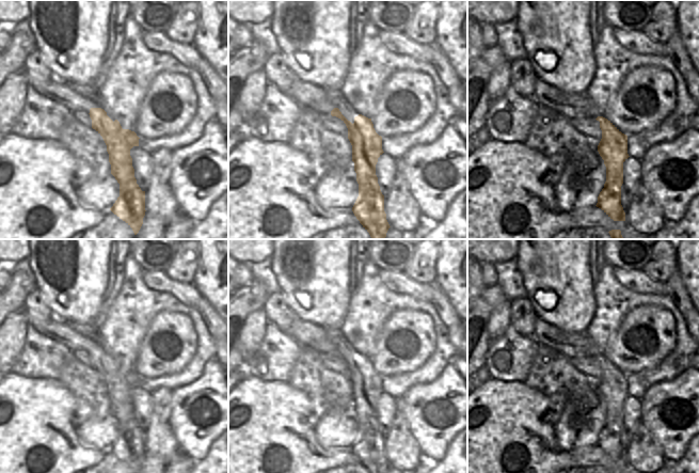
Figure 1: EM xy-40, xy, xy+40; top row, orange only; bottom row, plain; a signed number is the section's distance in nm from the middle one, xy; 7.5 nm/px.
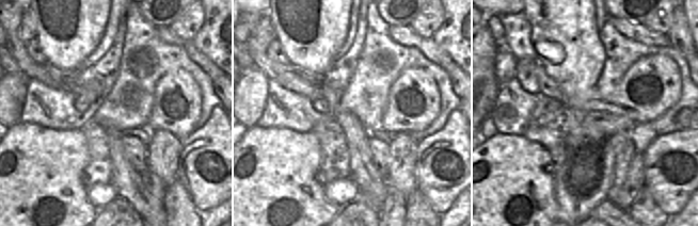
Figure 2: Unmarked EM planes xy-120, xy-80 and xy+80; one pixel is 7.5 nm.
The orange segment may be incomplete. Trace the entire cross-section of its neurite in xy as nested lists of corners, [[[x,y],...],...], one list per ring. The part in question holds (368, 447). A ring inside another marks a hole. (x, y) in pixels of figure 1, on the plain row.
[[[334,347],[331,354],[346,363],[352,384],[352,400],[359,423],[359,436],[352,451],[369,473],[386,473],[391,466],[384,451],[384,435],[376,414],[378,397],[384,392],[382,376],[376,372],[371,358],[362,353],[354,357],[353,363],[338,347]]]

